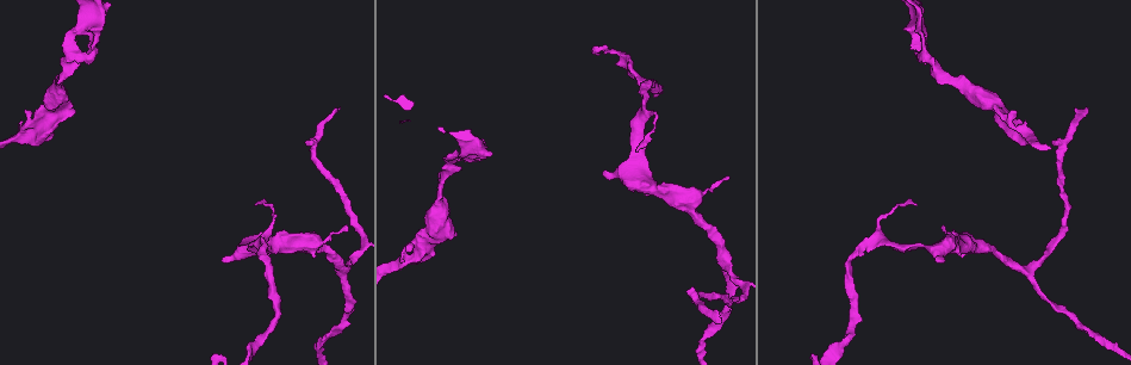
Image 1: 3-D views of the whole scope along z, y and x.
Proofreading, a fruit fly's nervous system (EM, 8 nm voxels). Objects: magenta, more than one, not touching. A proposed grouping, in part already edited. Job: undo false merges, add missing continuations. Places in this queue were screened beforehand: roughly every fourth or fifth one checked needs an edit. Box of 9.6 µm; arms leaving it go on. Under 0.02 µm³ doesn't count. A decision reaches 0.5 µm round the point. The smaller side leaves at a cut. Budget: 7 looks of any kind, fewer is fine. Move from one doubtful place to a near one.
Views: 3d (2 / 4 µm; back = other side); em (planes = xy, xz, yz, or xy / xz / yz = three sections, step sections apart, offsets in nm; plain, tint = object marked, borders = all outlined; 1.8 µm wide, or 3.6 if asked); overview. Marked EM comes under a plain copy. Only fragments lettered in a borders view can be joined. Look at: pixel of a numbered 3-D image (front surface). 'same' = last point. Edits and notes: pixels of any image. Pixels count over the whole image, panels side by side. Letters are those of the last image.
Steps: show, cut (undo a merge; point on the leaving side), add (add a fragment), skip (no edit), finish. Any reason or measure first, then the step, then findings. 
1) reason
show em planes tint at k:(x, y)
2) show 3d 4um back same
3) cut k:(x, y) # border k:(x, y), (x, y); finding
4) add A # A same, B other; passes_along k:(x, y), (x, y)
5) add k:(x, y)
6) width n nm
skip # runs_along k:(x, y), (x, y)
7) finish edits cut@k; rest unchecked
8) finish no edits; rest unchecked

three-way junction
show 3d 4um at 1:(729, 263)

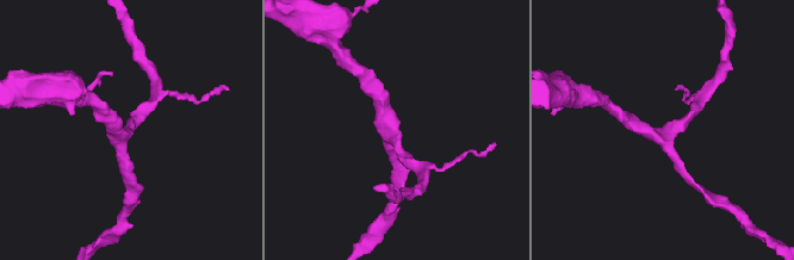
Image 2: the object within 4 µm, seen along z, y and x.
arms 3
show em 3.6um planes borders at 2:(392, 131)

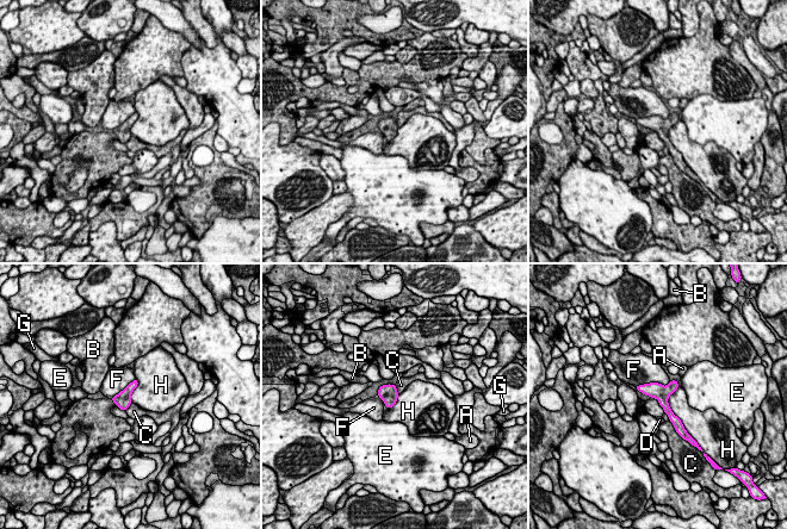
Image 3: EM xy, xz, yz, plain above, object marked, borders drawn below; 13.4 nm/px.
skip # A other, B other, C other, D other, E other, F other, G other, H other; border 3:(677, 387), (668, 405), (686, 430); all the same neuron

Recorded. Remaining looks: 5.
tapers out
show em planes borders at 1:(594, 47)

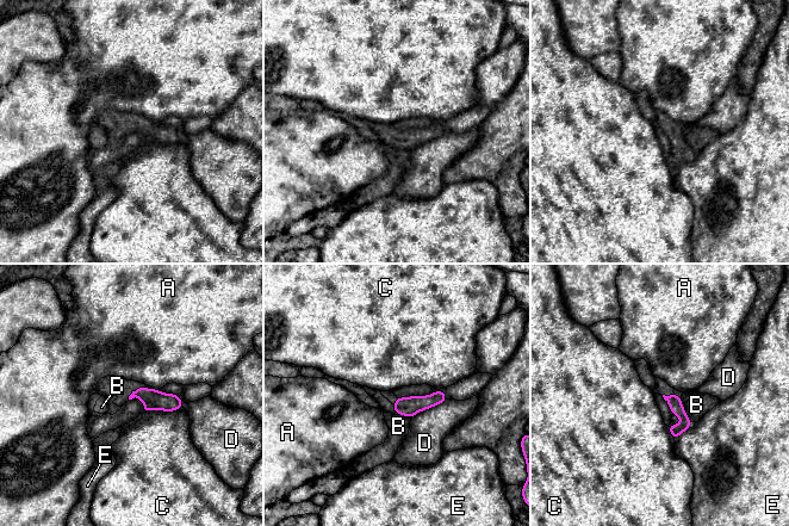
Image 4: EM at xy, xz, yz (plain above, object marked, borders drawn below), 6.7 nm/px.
skip # A other, B other, C other, D other, E other; border 4:(151, 388), (157, 389); none of them fits

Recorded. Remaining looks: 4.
free end
show em planes borders at 1:(340, 106)

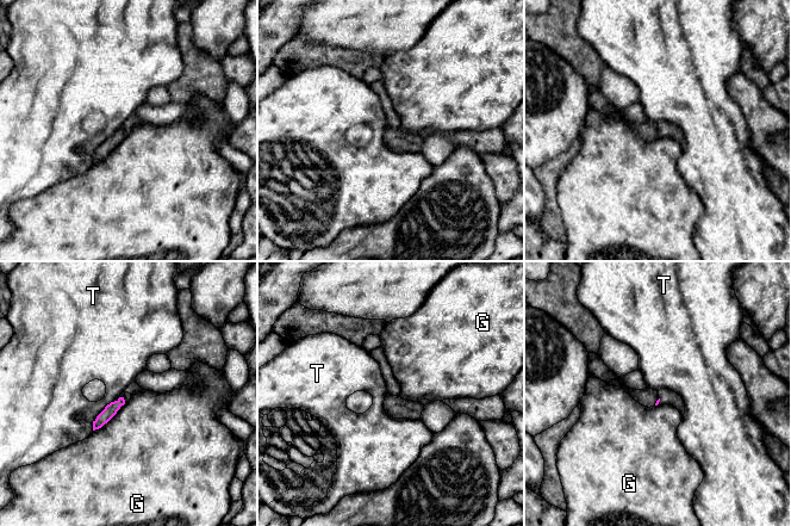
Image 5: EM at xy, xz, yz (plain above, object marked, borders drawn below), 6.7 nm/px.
skip # G other, T other; border 5:(111, 401), (94, 419), (92, 429); no lettered fragment goes on from it

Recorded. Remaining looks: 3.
finish no edits; rest unchecked

